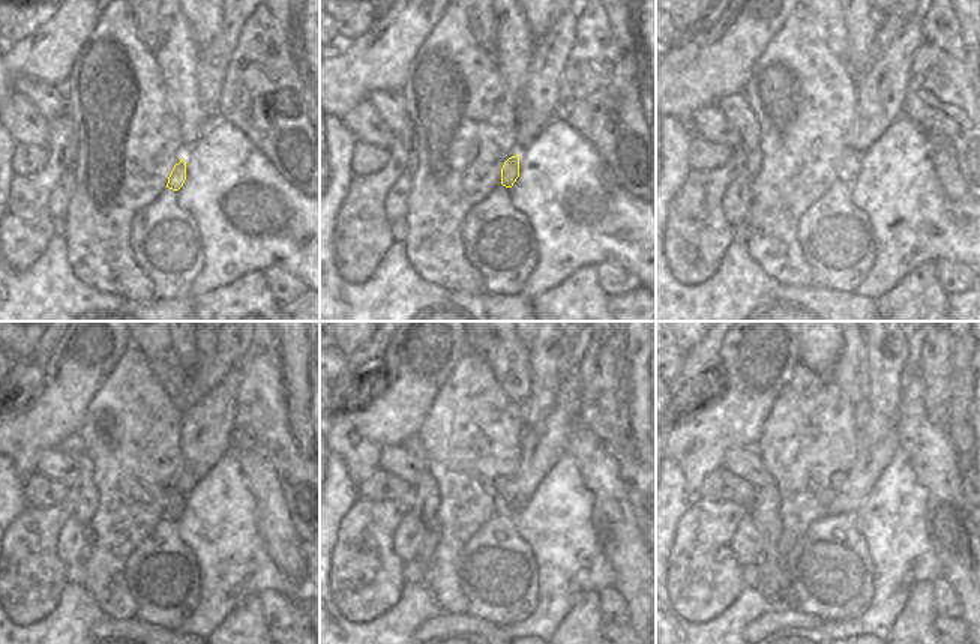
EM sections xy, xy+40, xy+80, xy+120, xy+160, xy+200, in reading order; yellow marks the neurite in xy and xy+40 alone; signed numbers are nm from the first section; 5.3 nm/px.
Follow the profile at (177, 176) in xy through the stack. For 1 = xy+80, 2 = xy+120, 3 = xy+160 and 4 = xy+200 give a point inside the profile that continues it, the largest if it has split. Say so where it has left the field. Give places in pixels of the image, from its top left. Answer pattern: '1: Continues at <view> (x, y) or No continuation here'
1: Continues at xy+80 (848, 167)
2: Continues at xy+120 (174, 502)
3: Continues at xy+160 (503, 482)
4: Continues at xy+200 (839, 479)

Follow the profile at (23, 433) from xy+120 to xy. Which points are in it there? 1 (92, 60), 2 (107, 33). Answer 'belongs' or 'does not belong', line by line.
1: does not belong
2: does not belong

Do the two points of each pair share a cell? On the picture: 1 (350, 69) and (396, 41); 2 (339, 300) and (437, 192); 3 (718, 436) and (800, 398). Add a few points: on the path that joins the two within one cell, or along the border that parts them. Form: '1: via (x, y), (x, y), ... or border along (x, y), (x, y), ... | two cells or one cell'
1: via (362, 66), (375, 62), (384, 53) | one cell
2: border along (402, 243), (407, 260), (419, 275) | two cells
3: border along (788, 382), (772, 406), (757, 445) | two cells

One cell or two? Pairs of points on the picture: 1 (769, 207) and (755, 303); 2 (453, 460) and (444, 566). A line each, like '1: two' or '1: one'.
1: two
2: one

